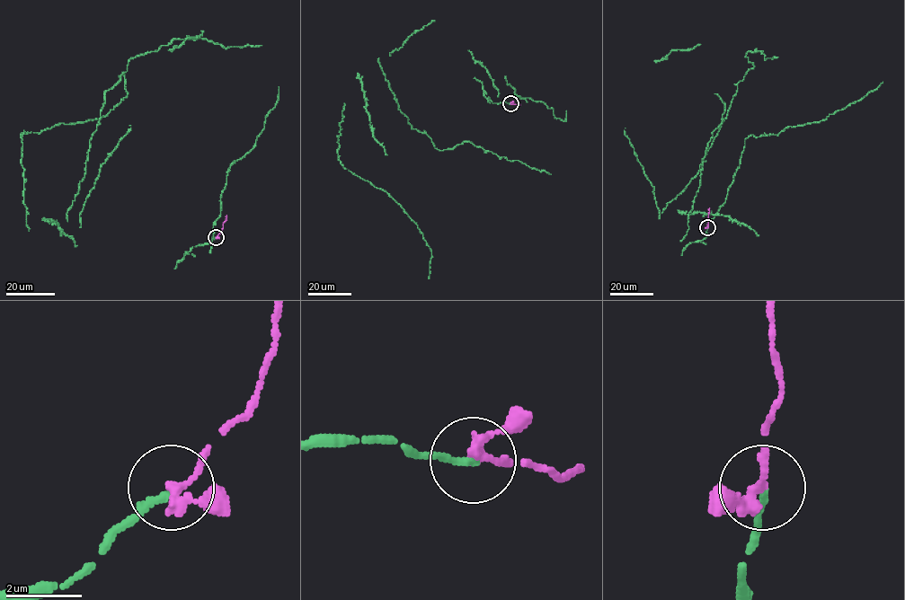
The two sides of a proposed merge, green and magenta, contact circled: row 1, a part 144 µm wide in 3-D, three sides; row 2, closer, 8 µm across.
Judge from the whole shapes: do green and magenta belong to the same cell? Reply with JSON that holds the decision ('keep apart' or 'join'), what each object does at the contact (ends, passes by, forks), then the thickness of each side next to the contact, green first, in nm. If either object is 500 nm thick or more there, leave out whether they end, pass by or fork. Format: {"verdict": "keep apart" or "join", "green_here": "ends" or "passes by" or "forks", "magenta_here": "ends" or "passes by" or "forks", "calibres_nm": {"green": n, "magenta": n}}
{"verdict": "join", "green_here": "ends", "magenta_here": "passes by", "calibres_nm": {"green": 170, "magenta": 240}}

